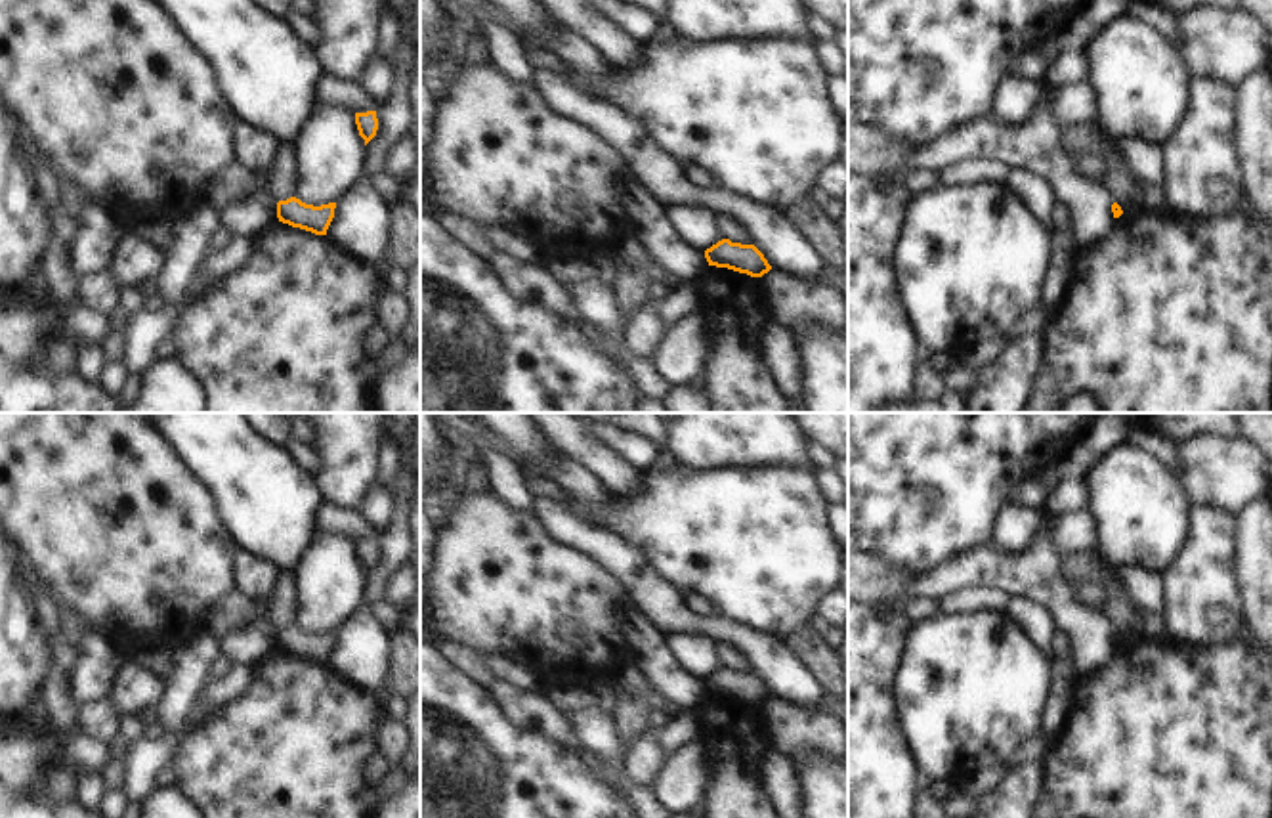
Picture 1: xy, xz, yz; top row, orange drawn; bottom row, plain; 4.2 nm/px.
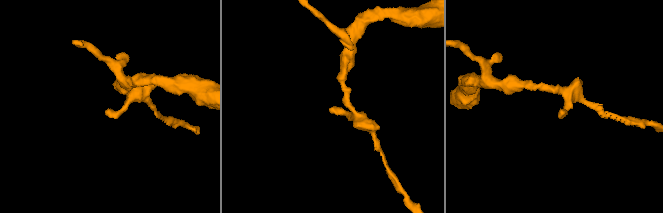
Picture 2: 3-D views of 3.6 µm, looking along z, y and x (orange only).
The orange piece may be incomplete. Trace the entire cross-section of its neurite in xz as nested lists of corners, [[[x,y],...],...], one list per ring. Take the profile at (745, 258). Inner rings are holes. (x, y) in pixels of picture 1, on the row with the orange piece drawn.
[[[722,239],[705,250],[709,266],[728,268],[751,277],[762,277],[772,269],[764,254],[754,245]]]

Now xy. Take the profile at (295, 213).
[[[296,197],[277,203],[277,218],[283,224],[311,231],[315,235],[327,235],[327,229],[334,218],[336,203],[313,206]]]

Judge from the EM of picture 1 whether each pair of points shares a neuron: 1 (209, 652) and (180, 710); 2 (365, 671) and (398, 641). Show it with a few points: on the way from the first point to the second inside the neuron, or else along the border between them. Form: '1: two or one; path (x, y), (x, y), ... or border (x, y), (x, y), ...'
1: one; path (195, 666), (182, 696)
2: two; border (388, 631), (390, 662), (388, 679), (382, 685)

